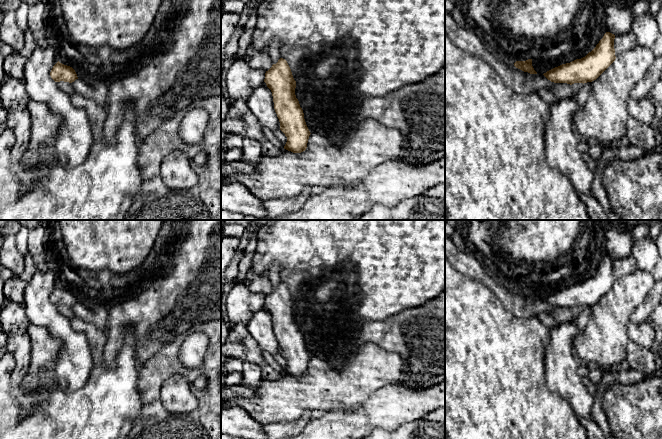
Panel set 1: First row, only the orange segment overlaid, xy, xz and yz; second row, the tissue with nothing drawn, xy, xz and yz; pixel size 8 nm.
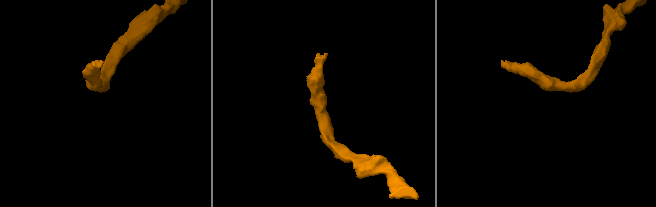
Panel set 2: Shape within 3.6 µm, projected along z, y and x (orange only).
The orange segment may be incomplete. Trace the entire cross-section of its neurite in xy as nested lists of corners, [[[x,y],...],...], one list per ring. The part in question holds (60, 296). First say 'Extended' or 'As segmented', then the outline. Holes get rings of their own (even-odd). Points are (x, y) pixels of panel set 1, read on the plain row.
As segmented. [[[59,285],[53,290],[50,300],[55,306],[64,305],[72,307],[78,303],[77,298],[72,291],[64,289]]]

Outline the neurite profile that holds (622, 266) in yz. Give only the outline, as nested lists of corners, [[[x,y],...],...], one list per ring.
[[[632,255],[615,260],[615,285],[594,305],[585,329],[574,339],[576,356],[580,363],[594,362],[605,369],[626,361],[627,345],[630,342],[627,327],[637,306],[644,301],[654,287],[653,276],[637,268]]]

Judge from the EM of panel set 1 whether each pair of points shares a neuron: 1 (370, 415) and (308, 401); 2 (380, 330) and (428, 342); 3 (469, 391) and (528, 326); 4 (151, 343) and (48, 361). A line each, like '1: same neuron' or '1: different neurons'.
1: different neurons
2: same neuron
3: same neuron
4: different neurons

